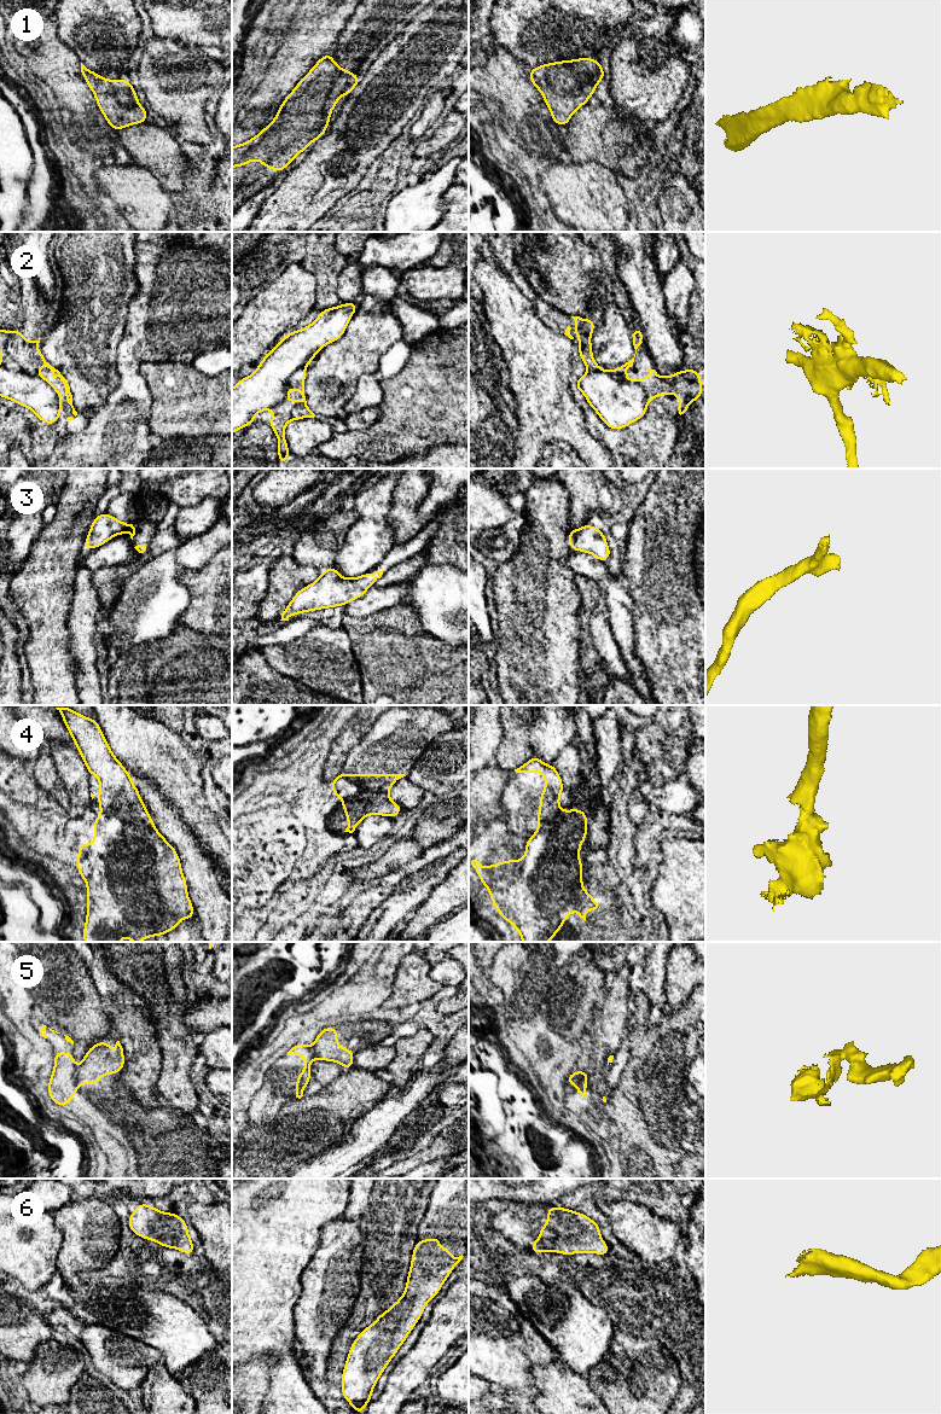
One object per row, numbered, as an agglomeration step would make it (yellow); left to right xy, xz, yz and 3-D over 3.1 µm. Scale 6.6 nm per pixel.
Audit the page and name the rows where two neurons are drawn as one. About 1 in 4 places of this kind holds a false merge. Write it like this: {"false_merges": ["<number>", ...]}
{"false_merges": ["2", "4", "5"]}

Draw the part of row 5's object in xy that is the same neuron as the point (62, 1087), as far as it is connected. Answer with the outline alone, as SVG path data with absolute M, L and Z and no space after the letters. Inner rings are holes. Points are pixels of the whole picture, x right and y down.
M54 1051L54 1069L47 1087L53 1102L62 1107L69 1106L77 1093L76 1072L74 1053Z

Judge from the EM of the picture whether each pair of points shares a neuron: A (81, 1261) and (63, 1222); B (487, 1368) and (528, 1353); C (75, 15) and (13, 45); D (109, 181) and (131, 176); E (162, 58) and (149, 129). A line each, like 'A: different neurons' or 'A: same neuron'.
A: same neuron
B: same neuron
C: different neurons
D: same neuron
E: different neurons

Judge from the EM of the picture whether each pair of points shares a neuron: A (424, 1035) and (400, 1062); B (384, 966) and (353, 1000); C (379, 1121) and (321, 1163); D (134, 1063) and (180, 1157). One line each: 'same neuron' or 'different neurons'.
A: same neuron
B: different neurons
C: same neuron
D: different neurons

